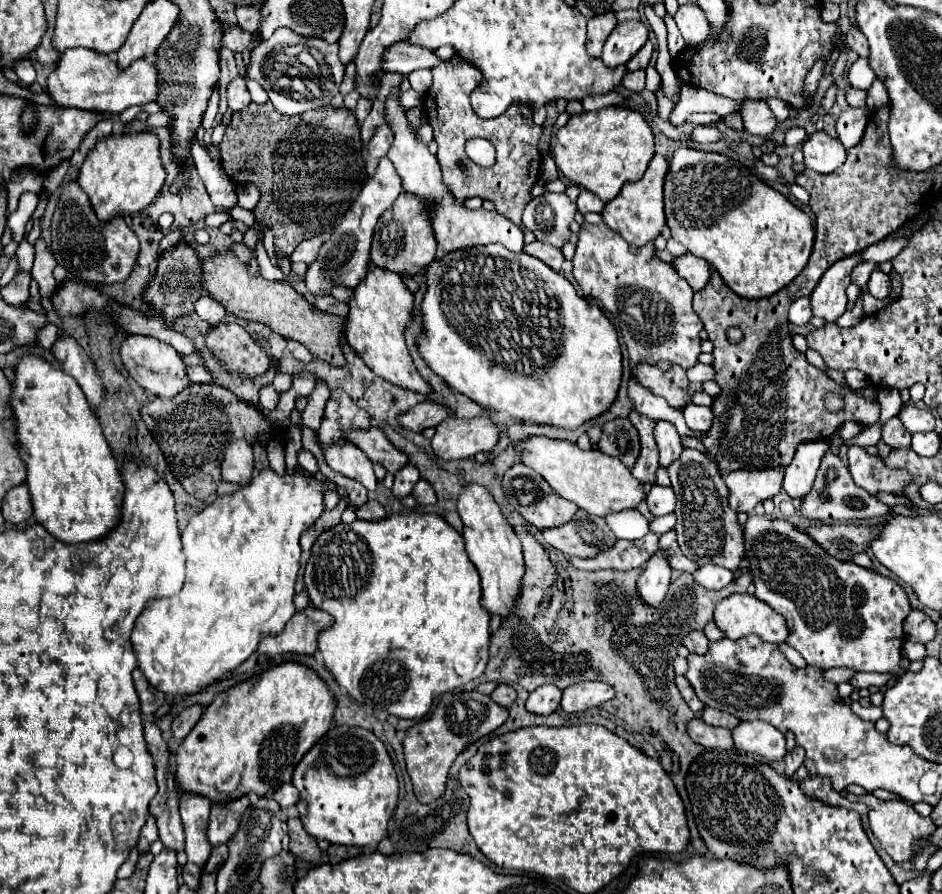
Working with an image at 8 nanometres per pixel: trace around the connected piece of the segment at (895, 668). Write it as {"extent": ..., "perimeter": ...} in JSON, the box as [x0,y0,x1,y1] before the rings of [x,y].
{"extent":[744,515,910,679],"perimeter":[[[750,515],[744,527],[744,537],[748,569],[754,575],[754,595],[786,619],[790,631],[786,645],[796,649],[808,665],[820,669],[850,667],[854,671],[890,673],[890,679],[900,679],[900,675],[906,673],[900,665],[900,653],[904,643],[902,623],[910,613],[910,603],[898,583],[856,563],[842,563],[830,557],[806,533],[798,531],[788,521],[772,521],[764,515]]]}

